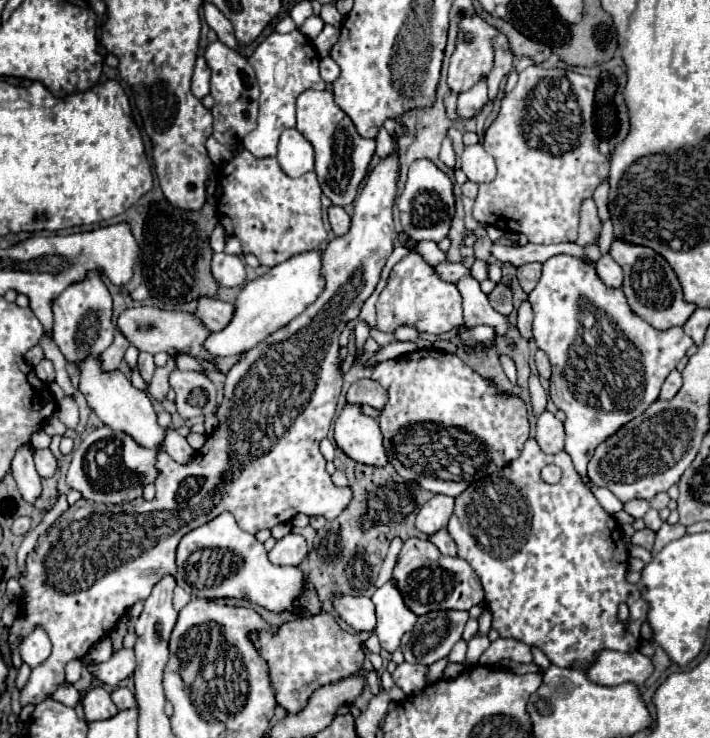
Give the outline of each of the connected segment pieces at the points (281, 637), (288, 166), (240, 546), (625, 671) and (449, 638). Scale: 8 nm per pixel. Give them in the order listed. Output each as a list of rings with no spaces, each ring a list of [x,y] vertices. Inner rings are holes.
[[[321,611],[317,615],[287,621],[277,631],[253,631],[249,633],[249,639],[253,645],[257,645],[257,651],[269,665],[269,679],[277,697],[277,705],[287,713],[299,713],[305,709],[305,701],[309,701],[309,697],[321,685],[337,683],[361,671],[365,661],[363,647],[373,633],[375,631],[347,633],[339,627],[333,615]]]
[[[285,129],[281,133],[277,161],[289,177],[301,177],[315,167],[313,145],[297,129]]]
[[[221,513],[209,523],[189,531],[181,539],[177,549],[175,581],[195,597],[245,599],[275,613],[293,613],[297,609],[303,609],[299,599],[305,593],[305,573],[297,567],[287,569],[273,565],[263,543],[259,543],[255,535],[245,533],[231,513]]]
[[[603,651],[585,673],[599,685],[621,685],[627,681],[643,685],[653,673],[653,661],[641,651]]]
[[[431,611],[421,615],[413,627],[413,637],[407,633],[401,639],[399,649],[405,661],[431,665],[447,657],[451,647],[461,639],[467,619],[467,611]]]

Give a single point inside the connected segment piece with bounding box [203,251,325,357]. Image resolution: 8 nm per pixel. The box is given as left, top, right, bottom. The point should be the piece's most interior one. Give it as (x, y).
(267, 303)

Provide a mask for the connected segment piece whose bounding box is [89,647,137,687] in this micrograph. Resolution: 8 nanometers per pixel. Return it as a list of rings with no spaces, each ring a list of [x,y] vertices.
[[[121,647],[119,651],[115,651],[111,655],[109,661],[101,663],[101,665],[89,665],[89,671],[93,675],[97,675],[103,683],[107,685],[119,685],[123,679],[127,679],[129,675],[133,675],[135,671],[135,653],[133,649],[125,649]]]

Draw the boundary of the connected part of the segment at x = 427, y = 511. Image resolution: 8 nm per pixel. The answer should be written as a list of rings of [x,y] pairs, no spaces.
[[[435,495],[433,499],[429,499],[417,513],[417,521],[415,521],[417,529],[427,535],[433,535],[439,529],[447,527],[449,517],[453,513],[453,505],[455,505],[455,499],[447,495]]]

